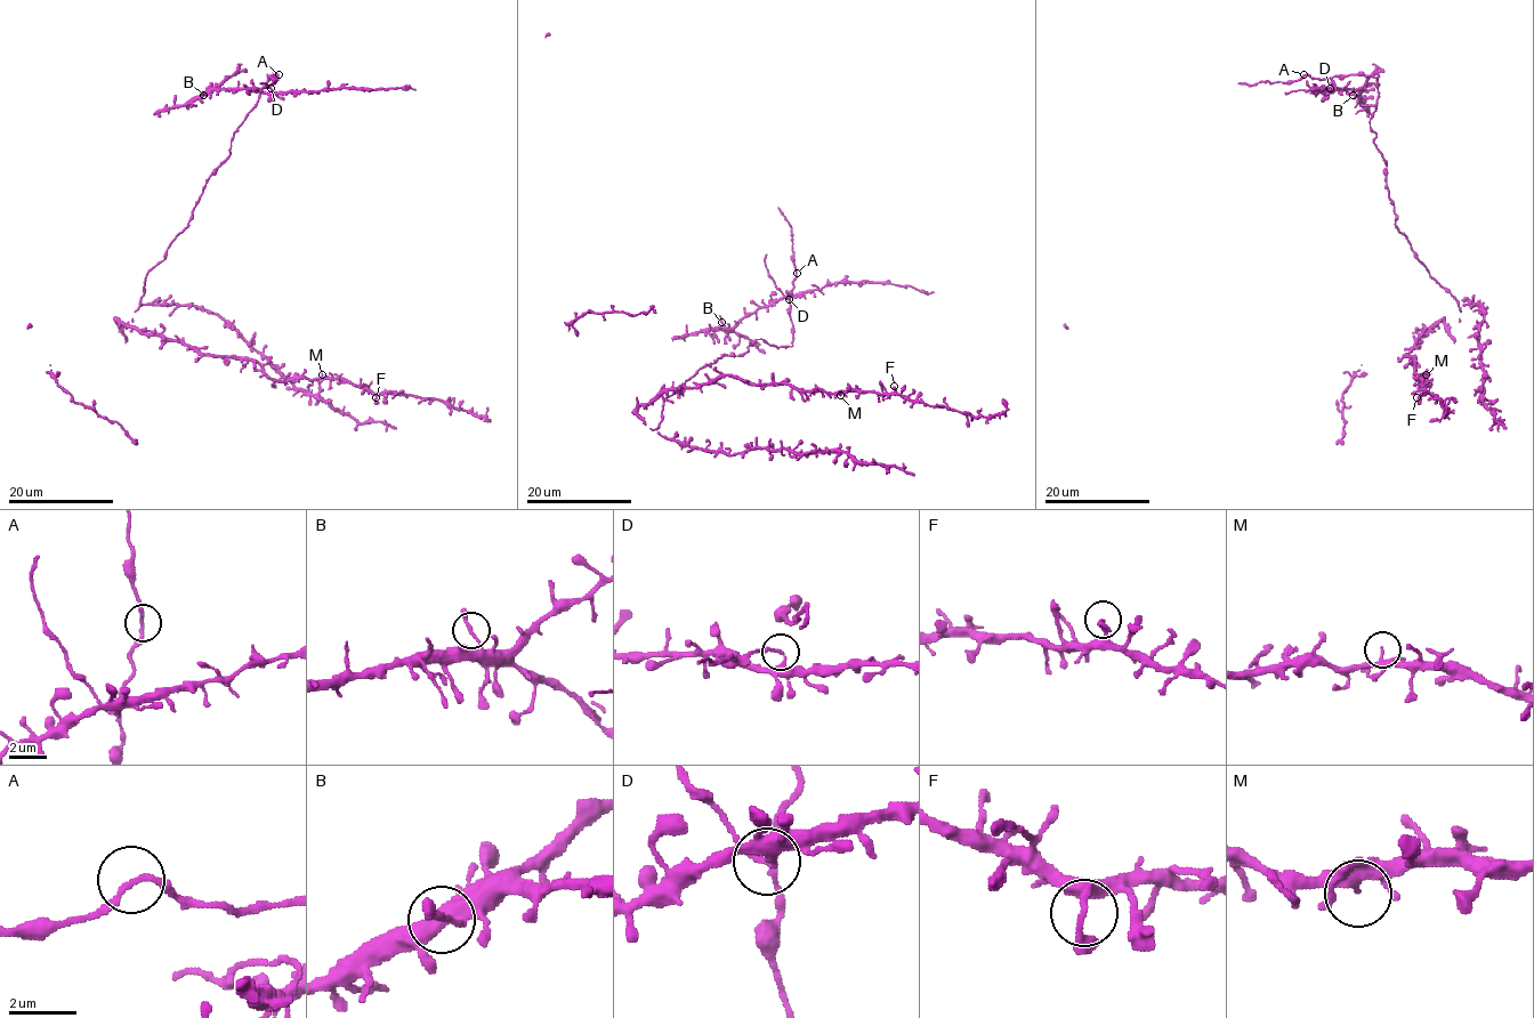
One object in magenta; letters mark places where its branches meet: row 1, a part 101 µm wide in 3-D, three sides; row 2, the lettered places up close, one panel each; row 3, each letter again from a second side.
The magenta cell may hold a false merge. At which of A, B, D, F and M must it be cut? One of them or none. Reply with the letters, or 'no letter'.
D

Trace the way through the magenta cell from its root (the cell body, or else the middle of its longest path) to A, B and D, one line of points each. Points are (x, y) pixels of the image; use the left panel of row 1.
A: (144, 291), (146, 274), (163, 259), (207, 179), (228, 156), (239, 124), (279, 74)
B: (144, 291), (146, 274), (187, 225), (203, 185), (228, 156), (231, 138), (274, 74), (269, 91), (203, 95)
D: (144, 291), (146, 274), (187, 225), (203, 185), (228, 156), (231, 138), (274, 74), (271, 88)

